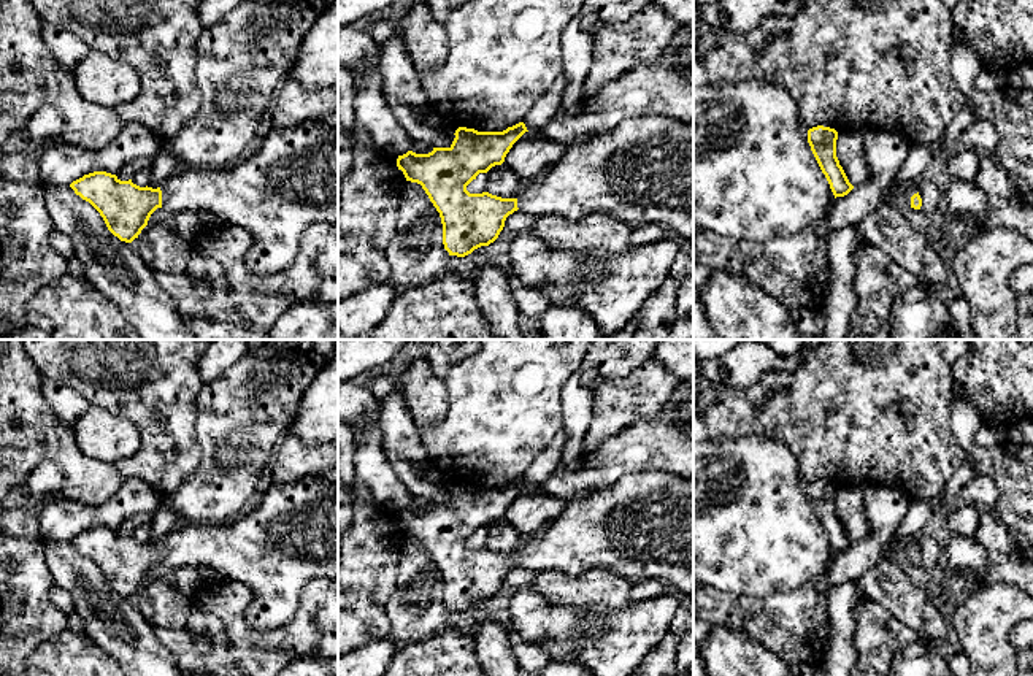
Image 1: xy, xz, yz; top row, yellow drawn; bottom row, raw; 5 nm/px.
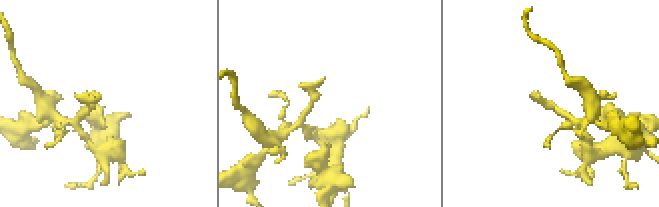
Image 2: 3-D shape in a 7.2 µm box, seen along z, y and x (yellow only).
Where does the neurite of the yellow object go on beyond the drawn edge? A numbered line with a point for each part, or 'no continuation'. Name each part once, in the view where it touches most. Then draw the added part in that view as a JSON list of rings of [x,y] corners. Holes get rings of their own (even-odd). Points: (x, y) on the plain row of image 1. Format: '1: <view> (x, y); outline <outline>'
1: xy (291, 538); outline [[[338,468],[305,476],[292,484],[271,484],[262,503],[248,516],[227,524],[182,524],[160,540],[162,562],[179,567],[211,568],[222,578],[244,582],[254,598],[246,620],[255,632],[268,632],[289,624],[297,611],[303,589],[316,579],[338,581]]]

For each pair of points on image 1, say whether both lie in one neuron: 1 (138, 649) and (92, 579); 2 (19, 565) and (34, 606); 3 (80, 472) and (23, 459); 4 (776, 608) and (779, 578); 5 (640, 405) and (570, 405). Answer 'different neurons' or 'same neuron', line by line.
1: same neuron
2: same neuron
3: same neuron
4: different neurons
5: different neurons

